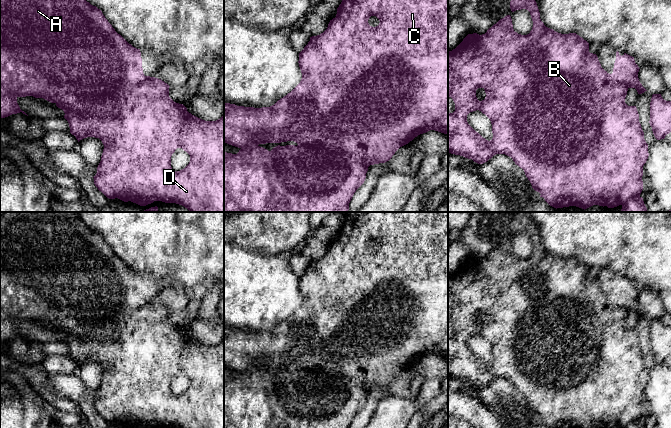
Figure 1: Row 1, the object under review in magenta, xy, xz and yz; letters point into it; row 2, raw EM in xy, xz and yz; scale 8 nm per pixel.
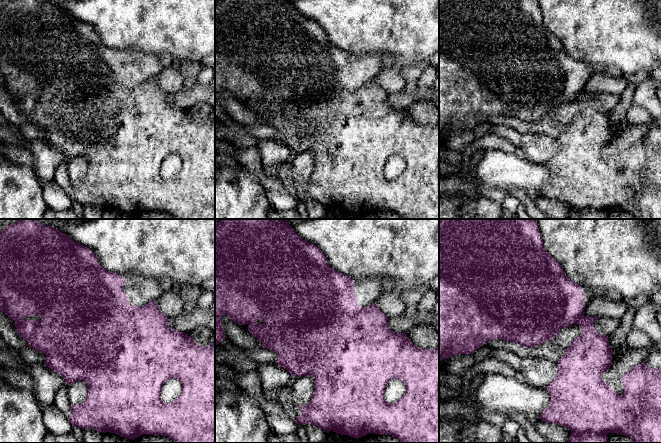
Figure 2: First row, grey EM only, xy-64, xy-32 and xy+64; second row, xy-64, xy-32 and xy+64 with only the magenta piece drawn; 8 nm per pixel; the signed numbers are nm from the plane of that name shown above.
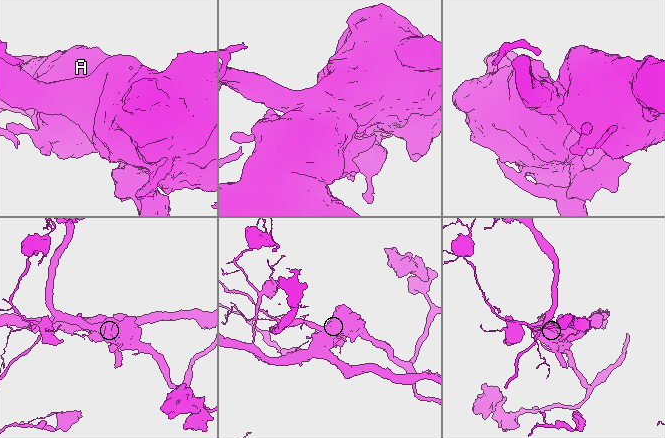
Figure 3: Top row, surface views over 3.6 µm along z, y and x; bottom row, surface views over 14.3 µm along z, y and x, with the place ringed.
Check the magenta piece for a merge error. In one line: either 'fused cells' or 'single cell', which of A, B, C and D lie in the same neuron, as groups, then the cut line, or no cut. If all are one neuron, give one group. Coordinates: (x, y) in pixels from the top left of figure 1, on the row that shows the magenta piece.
fused cells | A / B C D | xy (151, 77), (106, 97), (90, 108), (72, 109), (56, 103)

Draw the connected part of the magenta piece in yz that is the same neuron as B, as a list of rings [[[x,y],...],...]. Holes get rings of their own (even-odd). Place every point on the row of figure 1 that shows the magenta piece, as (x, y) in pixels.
[[[511,0],[510,9],[512,12],[521,9],[530,12],[533,27],[529,34],[521,35],[515,32],[511,16],[507,15],[489,28],[485,34],[468,34],[455,49],[448,51],[448,97],[451,97],[455,103],[455,111],[448,113],[448,154],[460,155],[472,159],[478,164],[487,162],[496,154],[505,154],[511,157],[515,164],[524,170],[532,188],[556,209],[576,206],[585,210],[593,205],[607,206],[608,208],[621,205],[621,212],[648,212],[643,198],[640,196],[643,190],[643,166],[649,156],[648,144],[644,139],[636,106],[628,106],[625,103],[628,88],[624,84],[613,83],[609,80],[597,55],[589,52],[589,43],[582,37],[576,33],[561,34],[546,27],[540,19],[540,12],[535,0]],[[478,88],[483,88],[486,93],[486,97],[482,101],[476,97]],[[476,110],[481,111],[491,121],[493,138],[490,141],[483,138],[467,122],[467,115]]]

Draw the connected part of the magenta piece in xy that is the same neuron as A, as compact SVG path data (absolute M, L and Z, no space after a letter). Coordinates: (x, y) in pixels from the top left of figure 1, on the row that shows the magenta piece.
M0 0L0 118L5 118L12 114L17 114L20 112L27 115L20 109L17 103L18 97L33 96L35 98L43 98L51 103L62 103L68 108L87 110L94 108L96 105L99 105L106 98L116 96L117 94L124 92L126 89L146 81L148 78L151 77L145 76L143 73L140 49L137 49L129 44L120 34L115 31L115 29L103 15L102 11L96 6L91 5L86 0Z

